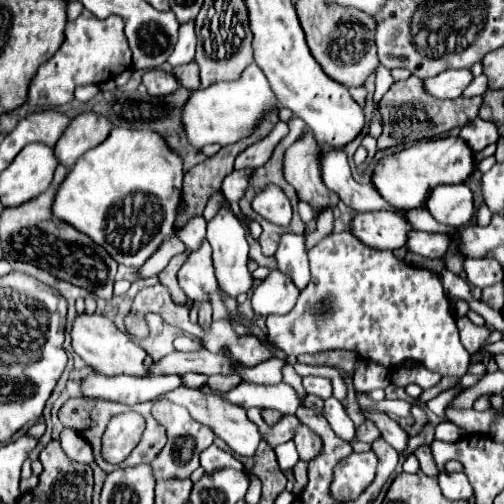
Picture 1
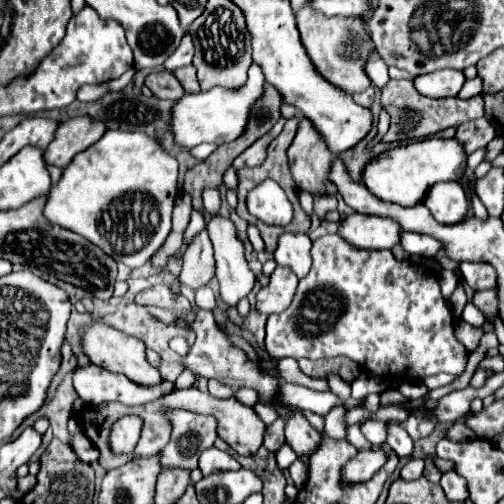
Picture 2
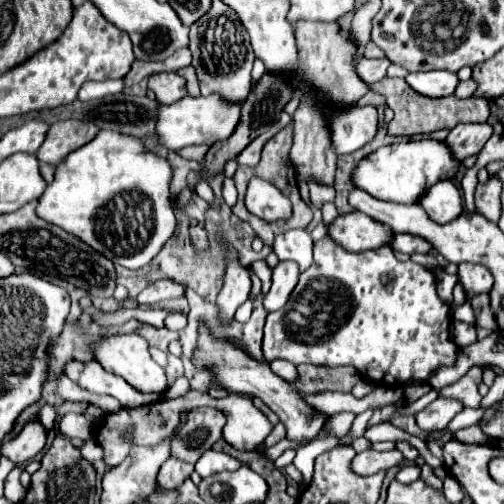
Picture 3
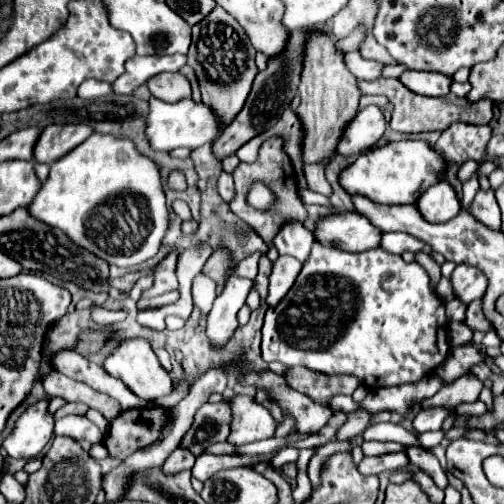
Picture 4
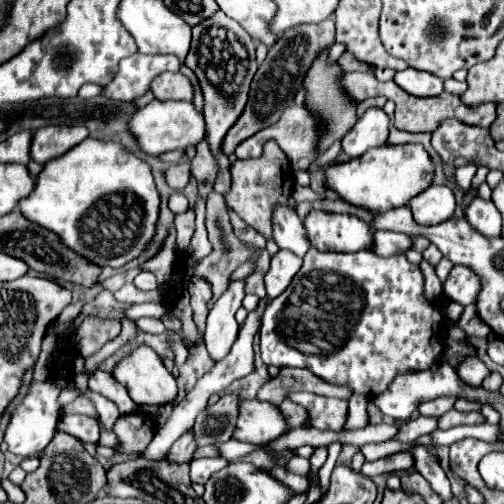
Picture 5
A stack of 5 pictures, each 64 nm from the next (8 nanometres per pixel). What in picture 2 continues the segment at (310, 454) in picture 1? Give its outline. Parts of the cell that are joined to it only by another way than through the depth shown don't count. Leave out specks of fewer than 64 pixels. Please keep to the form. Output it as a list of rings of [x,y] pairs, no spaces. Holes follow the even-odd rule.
[[[276,406],[276,410],[280,412],[280,416],[288,416],[286,442],[294,448],[298,456],[310,456],[310,452],[314,452],[320,444],[320,434],[310,428],[308,420],[298,410],[286,410],[280,406]]]

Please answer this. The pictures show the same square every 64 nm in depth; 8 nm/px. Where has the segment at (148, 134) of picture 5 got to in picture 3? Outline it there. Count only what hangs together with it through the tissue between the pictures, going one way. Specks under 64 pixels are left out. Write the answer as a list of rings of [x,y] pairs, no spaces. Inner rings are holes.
[[[218,94],[198,96],[198,98],[184,96],[182,100],[174,104],[160,106],[156,134],[160,142],[172,150],[180,150],[186,146],[198,146],[198,144],[212,146],[214,142],[220,142],[232,136],[232,132],[236,130],[240,122],[240,110],[242,110],[242,102],[228,102]]]

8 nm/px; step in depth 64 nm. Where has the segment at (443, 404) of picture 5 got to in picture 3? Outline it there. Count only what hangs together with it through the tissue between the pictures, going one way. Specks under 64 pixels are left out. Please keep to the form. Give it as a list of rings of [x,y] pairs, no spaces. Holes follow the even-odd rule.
[[[472,366],[468,374],[462,376],[458,382],[442,388],[440,396],[452,396],[458,398],[468,408],[480,408],[482,396],[478,394],[478,382],[482,380],[483,368],[490,368],[490,366]]]

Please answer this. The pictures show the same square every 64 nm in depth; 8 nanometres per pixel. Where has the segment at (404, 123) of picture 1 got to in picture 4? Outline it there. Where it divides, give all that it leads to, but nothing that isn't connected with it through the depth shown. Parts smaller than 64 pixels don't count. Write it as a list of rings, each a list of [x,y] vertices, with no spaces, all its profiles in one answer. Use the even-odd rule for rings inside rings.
[[[378,78],[372,82],[358,80],[358,86],[362,94],[384,94],[394,104],[390,128],[396,132],[432,132],[432,130],[444,130],[452,122],[466,122],[466,124],[488,124],[492,118],[492,100],[478,100],[470,102],[466,98],[458,98],[454,94],[440,96],[440,98],[428,98],[414,94],[412,90],[404,88],[400,80],[394,78]]]

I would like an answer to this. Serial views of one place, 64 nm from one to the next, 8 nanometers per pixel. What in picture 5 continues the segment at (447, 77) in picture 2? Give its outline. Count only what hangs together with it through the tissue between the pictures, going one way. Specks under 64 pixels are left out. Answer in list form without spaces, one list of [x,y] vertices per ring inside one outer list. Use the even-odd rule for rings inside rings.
[[[406,68],[396,74],[394,82],[410,92],[412,96],[440,96],[444,92],[444,80],[432,76],[430,72],[420,72],[414,68]]]

